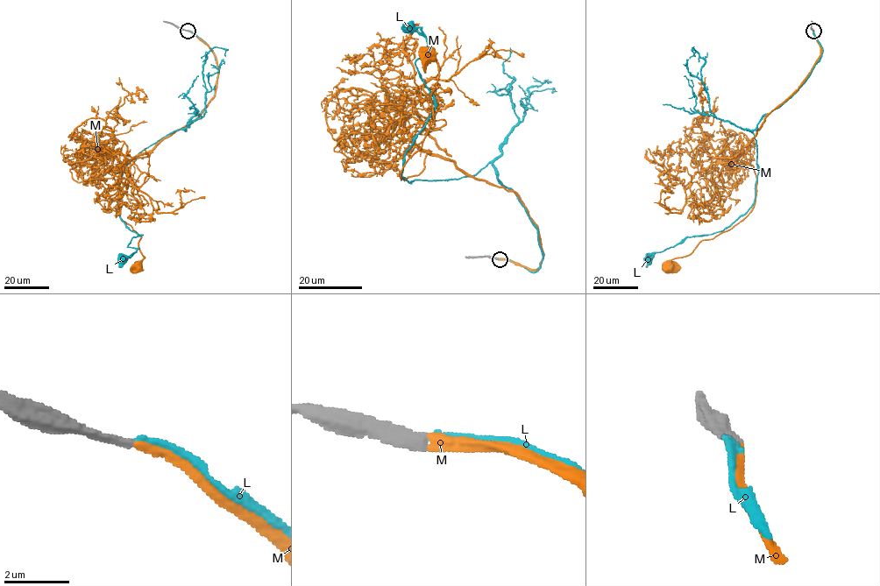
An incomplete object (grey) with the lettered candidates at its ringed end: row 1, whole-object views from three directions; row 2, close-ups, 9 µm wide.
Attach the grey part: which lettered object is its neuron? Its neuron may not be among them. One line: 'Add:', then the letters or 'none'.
Add: M

